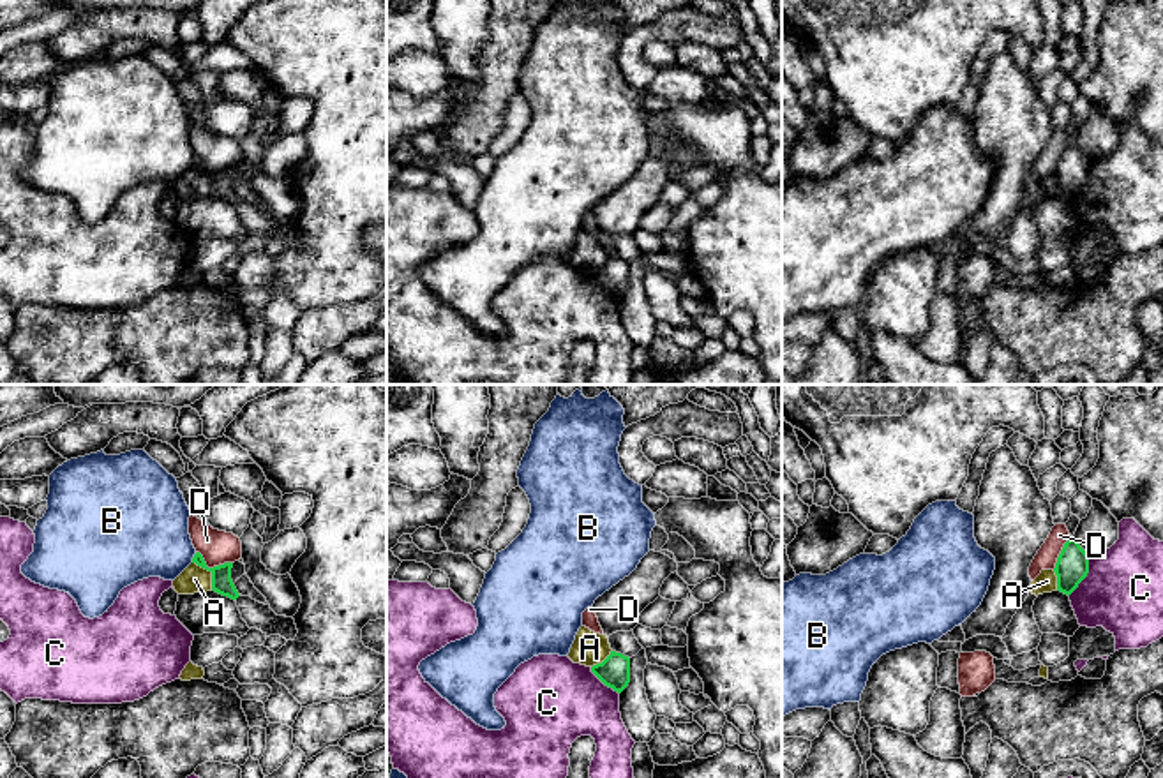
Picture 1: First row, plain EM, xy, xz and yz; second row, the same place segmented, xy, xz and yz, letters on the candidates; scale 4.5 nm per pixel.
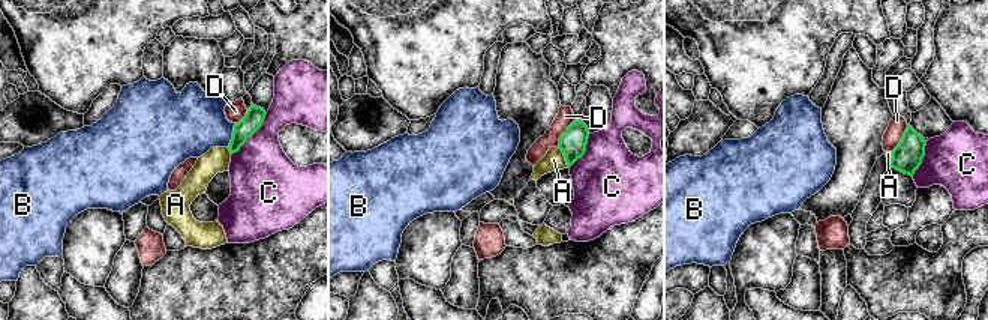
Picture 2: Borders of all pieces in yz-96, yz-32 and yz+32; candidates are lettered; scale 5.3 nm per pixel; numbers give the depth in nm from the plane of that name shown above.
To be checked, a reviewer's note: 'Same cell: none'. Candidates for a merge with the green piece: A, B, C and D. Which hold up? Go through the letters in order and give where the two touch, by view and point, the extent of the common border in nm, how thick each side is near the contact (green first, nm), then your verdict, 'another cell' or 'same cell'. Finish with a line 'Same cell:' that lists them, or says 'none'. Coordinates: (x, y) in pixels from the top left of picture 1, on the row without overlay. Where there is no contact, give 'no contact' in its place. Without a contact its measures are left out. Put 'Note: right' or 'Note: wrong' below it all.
A: contact xy (212, 179); length 160 nm; calibres 100 and 130 nm; another cell
B: contact xy (193, 163); length 50 nm; calibres 100 and 400 nm; another cell
C: contact yz (1086, 180); length 200 nm; calibres 150 and 360 nm; another cell
D: contact xy (214, 172); length 180 nm; calibres 100 and 160 nm; another cell
Same cell: none
Note: right

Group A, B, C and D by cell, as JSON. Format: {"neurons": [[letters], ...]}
{"neurons": [["A"], ["B"], ["C"], ["D"]]}

